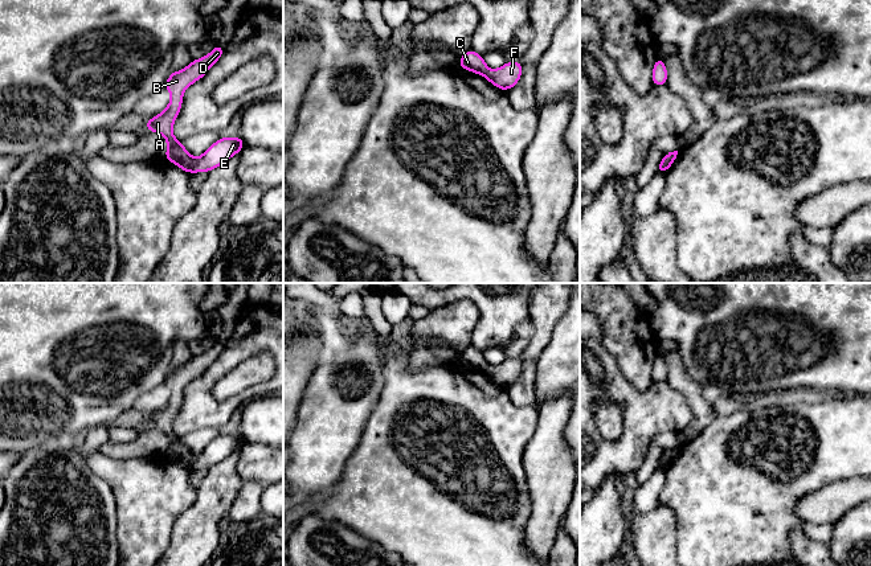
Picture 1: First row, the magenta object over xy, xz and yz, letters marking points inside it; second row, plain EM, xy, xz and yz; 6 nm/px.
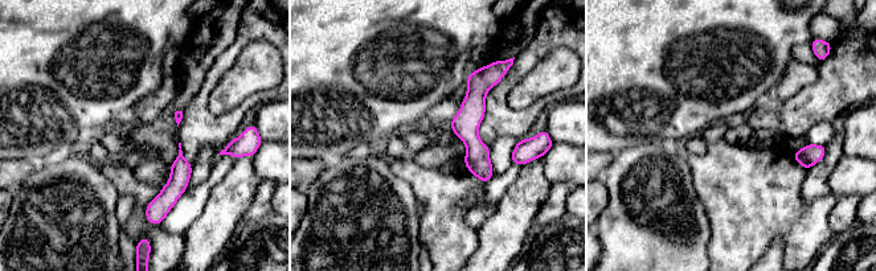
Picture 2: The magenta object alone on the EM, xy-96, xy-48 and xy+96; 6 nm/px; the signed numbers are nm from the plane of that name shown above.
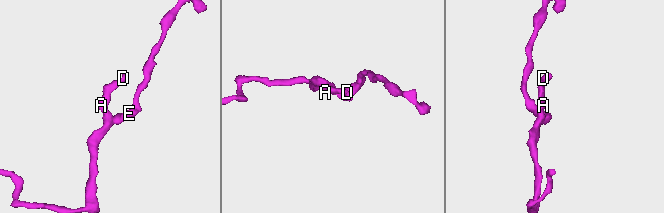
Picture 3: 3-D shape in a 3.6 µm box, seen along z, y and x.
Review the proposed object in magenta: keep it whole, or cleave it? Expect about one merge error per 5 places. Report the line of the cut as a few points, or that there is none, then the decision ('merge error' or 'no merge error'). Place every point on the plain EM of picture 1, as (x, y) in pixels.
cut none; no merge error

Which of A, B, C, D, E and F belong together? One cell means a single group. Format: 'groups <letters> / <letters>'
groups A B C D E F

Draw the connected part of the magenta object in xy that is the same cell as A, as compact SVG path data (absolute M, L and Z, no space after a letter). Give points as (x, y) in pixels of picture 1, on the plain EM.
M216 340L209 350L193 356L180 368L172 368L164 381L164 385L171 389L169 401L159 411L151 414L143 421L150 427L160 430L167 435L167 450L164 455L172 458L188 469L209 468L222 462L244 444L244 436L241 432L220 434L200 454L192 454L172 428L172 422L181 405L185 385L206 370L206 368L222 352L224 345L225 344Z

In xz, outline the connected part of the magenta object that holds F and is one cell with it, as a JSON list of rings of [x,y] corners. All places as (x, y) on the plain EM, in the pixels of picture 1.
[[[467,346],[459,356],[459,364],[483,372],[495,384],[507,387],[518,381],[522,373],[522,358],[506,358],[499,365],[488,365],[484,360],[483,352]]]

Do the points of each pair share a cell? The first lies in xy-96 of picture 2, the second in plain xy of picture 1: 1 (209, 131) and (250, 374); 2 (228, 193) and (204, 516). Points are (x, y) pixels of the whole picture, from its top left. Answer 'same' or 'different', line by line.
1: different
2: same

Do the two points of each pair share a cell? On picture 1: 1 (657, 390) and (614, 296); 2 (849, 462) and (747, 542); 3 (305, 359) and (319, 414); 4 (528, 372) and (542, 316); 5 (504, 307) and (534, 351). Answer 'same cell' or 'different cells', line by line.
1: different cells
2: same cell
3: different cells
4: same cell
5: different cells

